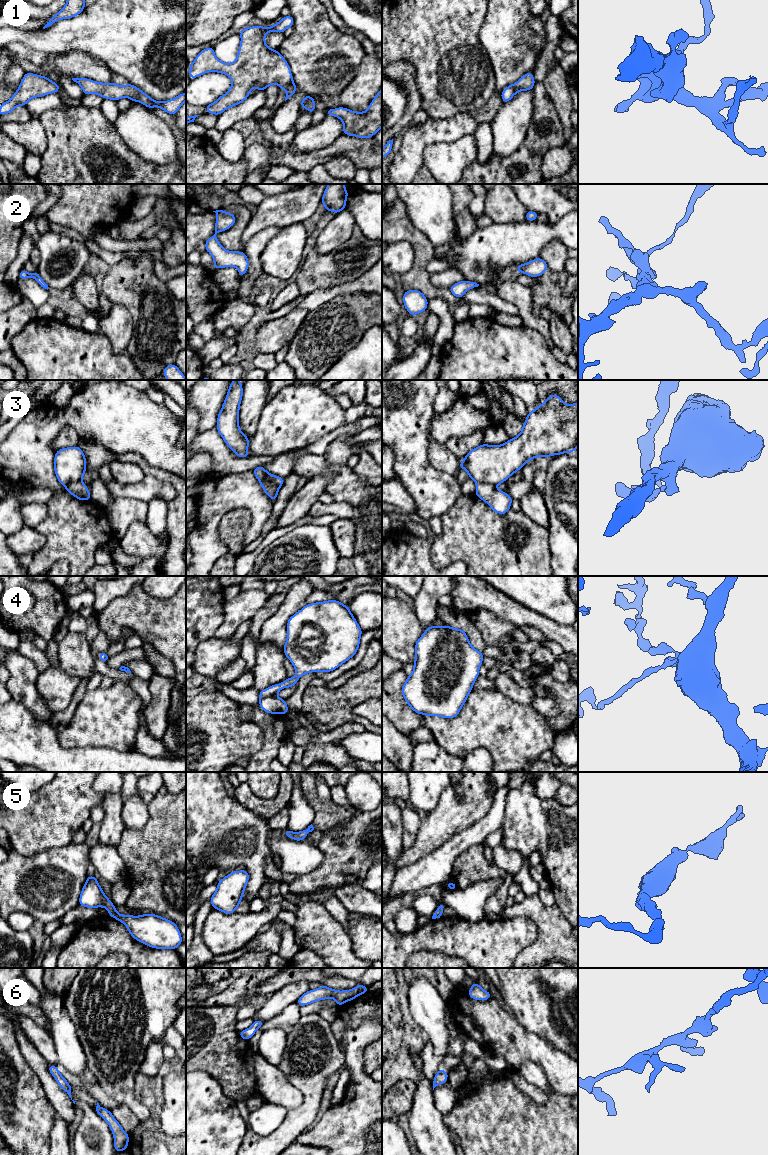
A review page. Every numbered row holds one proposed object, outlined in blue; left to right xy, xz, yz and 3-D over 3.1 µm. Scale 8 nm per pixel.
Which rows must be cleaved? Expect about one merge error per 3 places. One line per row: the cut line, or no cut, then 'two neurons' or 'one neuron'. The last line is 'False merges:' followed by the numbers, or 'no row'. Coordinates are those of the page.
1: no cut; one neuron
2: no cut; one neuron
3: cut in yz along (476, 482), (488, 482), (495, 485); two neurons
4: no cut; one neuron
5: no cut; one neuron
6: no cut; one neuron
False merges: 3

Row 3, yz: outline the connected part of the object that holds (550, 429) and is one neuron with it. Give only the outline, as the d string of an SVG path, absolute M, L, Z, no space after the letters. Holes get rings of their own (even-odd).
M550 394L544 403L541 403L533 411L527 414L523 423L521 433L512 439L509 439L502 445L487 445L483 443L479 447L473 448L459 464L459 470L464 468L469 478L477 482L486 482L489 484L500 484L505 482L511 475L519 471L530 459L538 456L548 458L553 455L563 453L574 453L578 447L578 402L567 405L560 396Z

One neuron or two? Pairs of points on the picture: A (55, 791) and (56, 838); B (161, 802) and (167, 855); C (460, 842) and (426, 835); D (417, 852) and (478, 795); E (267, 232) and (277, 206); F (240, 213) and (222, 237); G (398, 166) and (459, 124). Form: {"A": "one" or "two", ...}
{"A": "one", "B": "one", "C": "two", "D": "one", "E": "two", "F": "one", "G": "one"}

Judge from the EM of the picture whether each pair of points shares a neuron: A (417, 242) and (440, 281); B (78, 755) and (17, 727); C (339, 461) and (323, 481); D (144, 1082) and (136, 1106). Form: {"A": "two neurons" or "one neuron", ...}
{"A": "two neurons", "B": "one neuron", "C": "one neuron", "D": "two neurons"}

